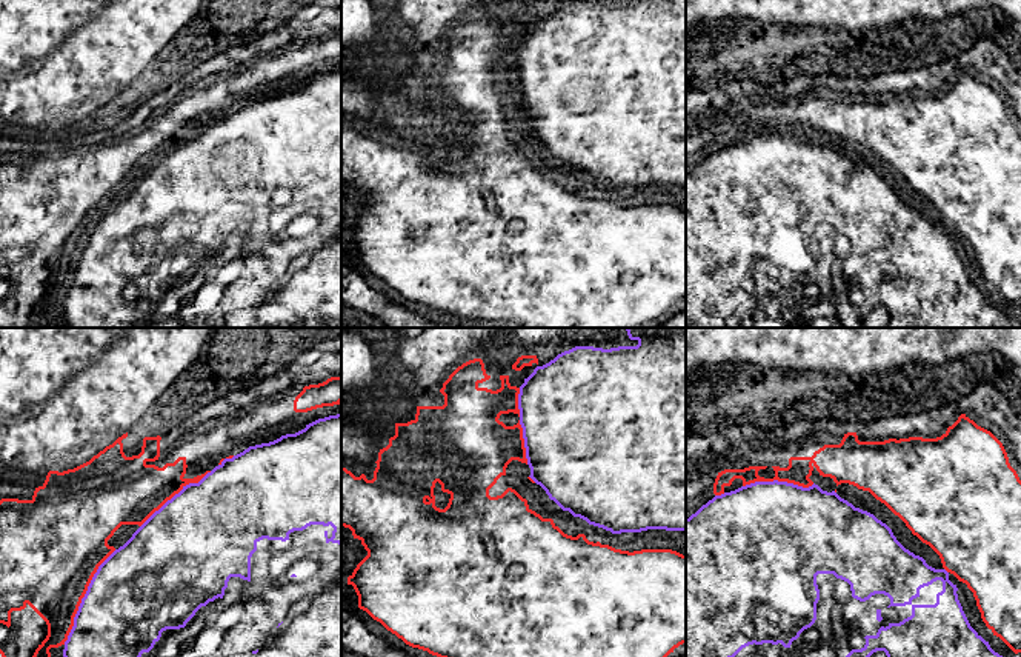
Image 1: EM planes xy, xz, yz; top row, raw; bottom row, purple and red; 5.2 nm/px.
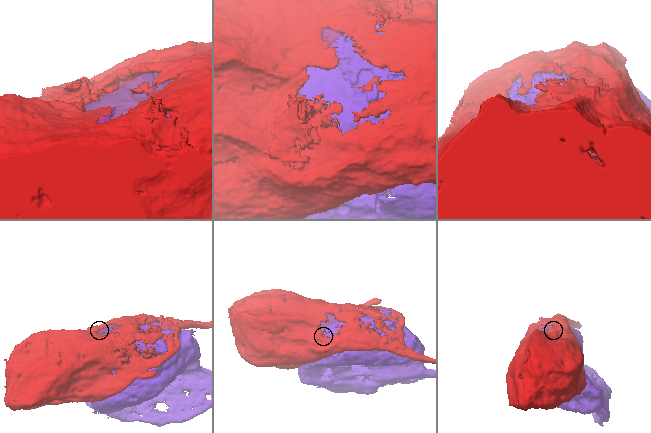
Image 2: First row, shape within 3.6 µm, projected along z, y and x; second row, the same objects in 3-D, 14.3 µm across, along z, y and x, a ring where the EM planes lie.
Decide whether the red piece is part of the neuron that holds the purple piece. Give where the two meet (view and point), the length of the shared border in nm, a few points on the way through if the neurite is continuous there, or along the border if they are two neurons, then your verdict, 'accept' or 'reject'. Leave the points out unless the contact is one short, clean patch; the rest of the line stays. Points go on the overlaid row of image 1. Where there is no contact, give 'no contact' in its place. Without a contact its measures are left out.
xy (83, 597) | 550 nm | reject

